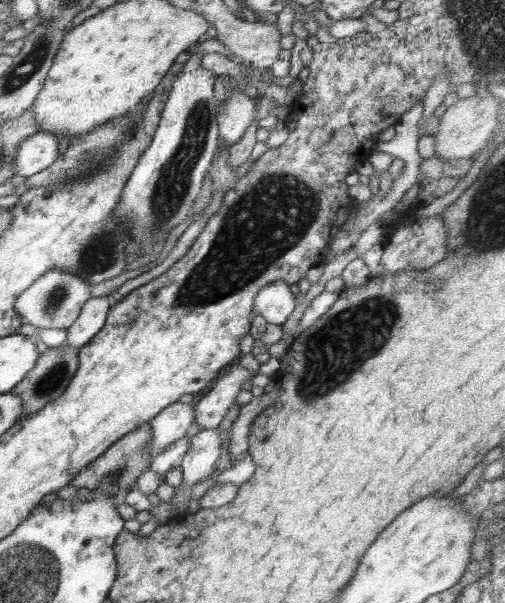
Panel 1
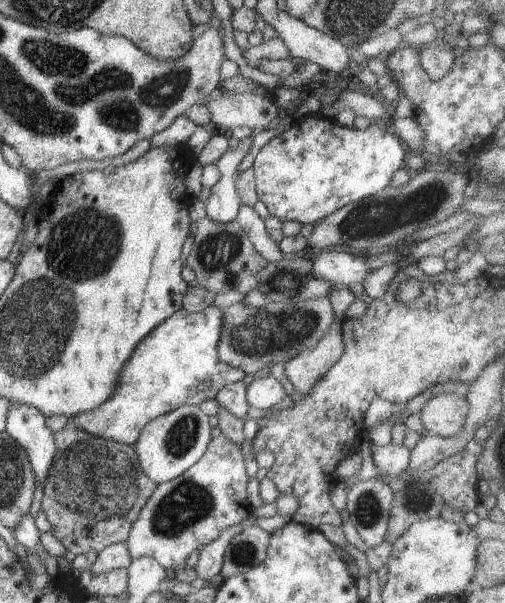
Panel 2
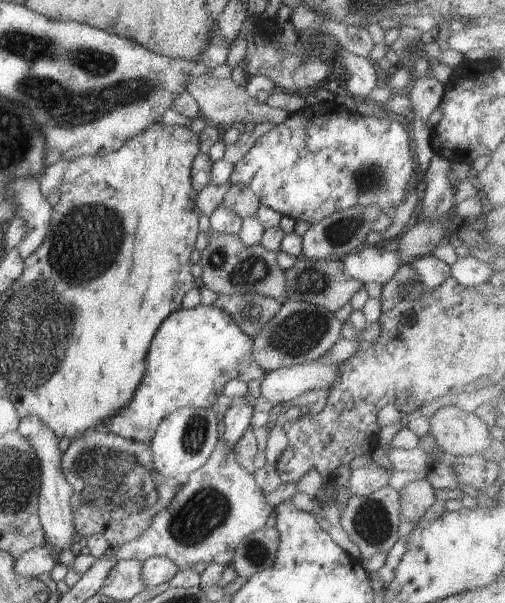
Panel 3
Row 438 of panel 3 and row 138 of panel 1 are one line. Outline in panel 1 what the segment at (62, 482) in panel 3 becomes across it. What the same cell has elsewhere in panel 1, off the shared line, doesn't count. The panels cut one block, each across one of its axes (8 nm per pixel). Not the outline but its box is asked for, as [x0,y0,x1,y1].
[14,131,59,178]

